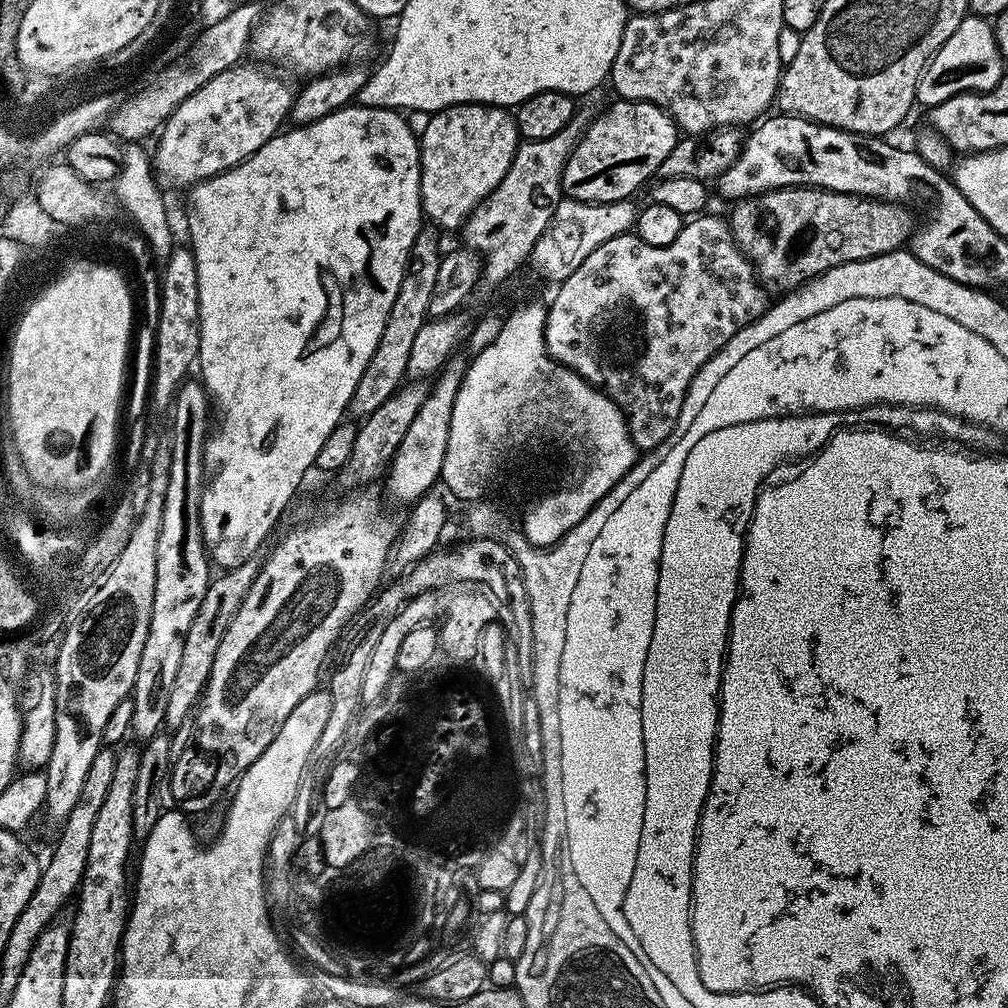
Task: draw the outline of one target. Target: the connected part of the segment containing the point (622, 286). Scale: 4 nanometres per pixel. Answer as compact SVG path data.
M700 214L689 219L684 229L678 234L678 238L674 238L674 242L670 242L670 246L665 248L650 246L642 242L635 234L610 238L610 242L598 246L598 250L594 250L594 254L590 254L590 258L586 258L586 262L582 262L582 266L578 266L578 270L574 270L574 274L570 274L570 278L566 278L563 284L555 289L556 297L550 300L544 327L544 341L548 347L548 355L564 367L571 368L587 384L592 384L593 387L603 390L611 397L611 400L628 417L628 431L632 433L632 440L640 450L655 450L671 437L674 425L680 421L680 411L688 393L688 384L700 372L701 366L716 352L722 350L724 344L730 342L738 334L740 328L751 324L766 311L765 289L757 283L752 265L737 248L736 241L732 239L731 227L725 221L723 224L718 217L708 215Z

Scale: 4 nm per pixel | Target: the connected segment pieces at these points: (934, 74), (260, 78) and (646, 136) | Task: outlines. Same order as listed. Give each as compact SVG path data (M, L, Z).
M970 14L964 18L958 30L946 40L928 64L916 88L917 103L931 108L962 92L986 92L993 89L1001 80L1004 75L1002 67L1004 61L997 43L994 42L991 23L983 17Z
M241 62L234 68L222 70L222 74L210 78L201 88L194 90L190 98L183 100L169 114L168 121L158 136L160 145L156 148L156 156L154 152L154 171L157 177L165 185L168 183L191 186L207 180L210 176L217 176L219 172L227 172L240 161L253 156L265 142L285 127L292 111L293 97L293 89L288 89L286 81L279 80L260 68L251 68L248 62Z
M641 100L613 101L592 121L566 162L562 186L569 200L597 204L635 197L635 192L656 176L658 166L674 150L678 129L668 112Z

